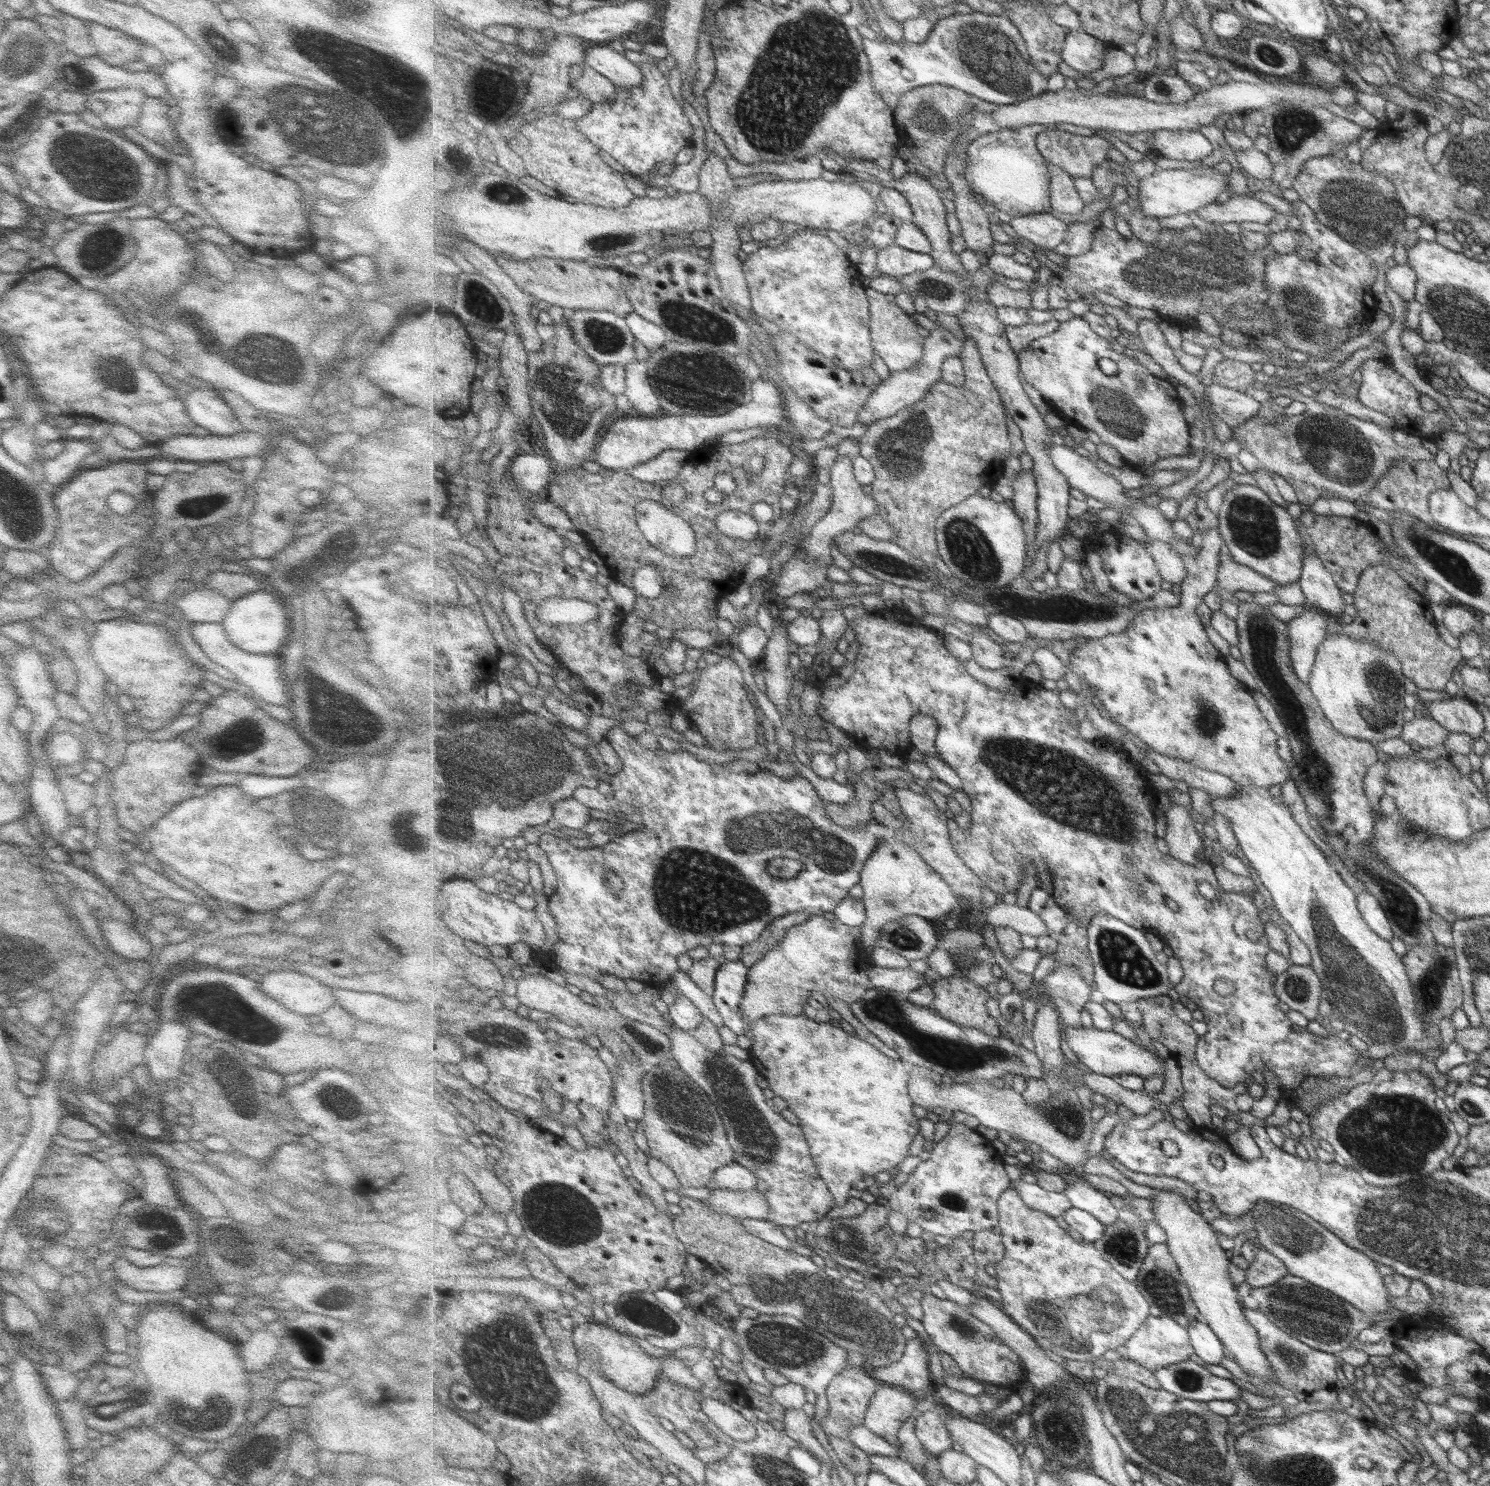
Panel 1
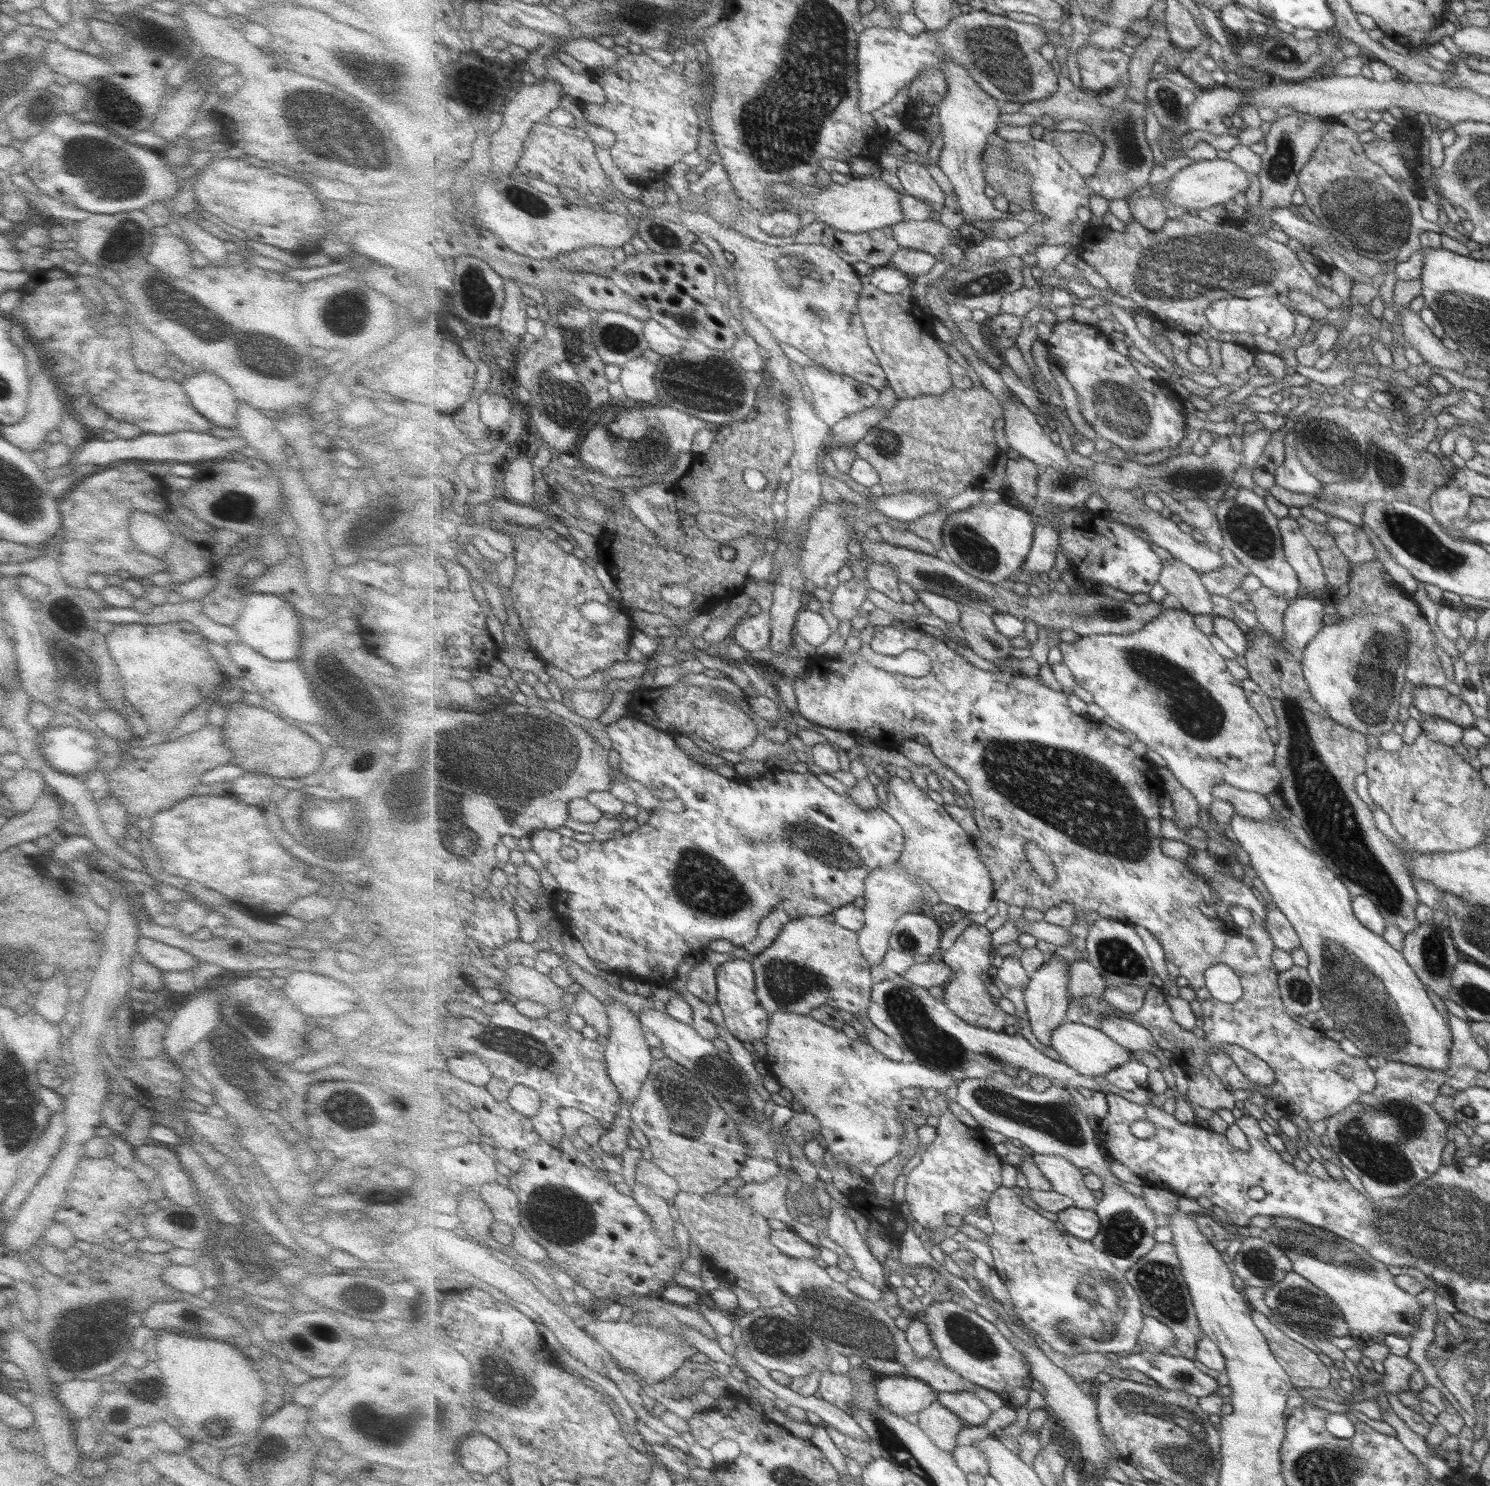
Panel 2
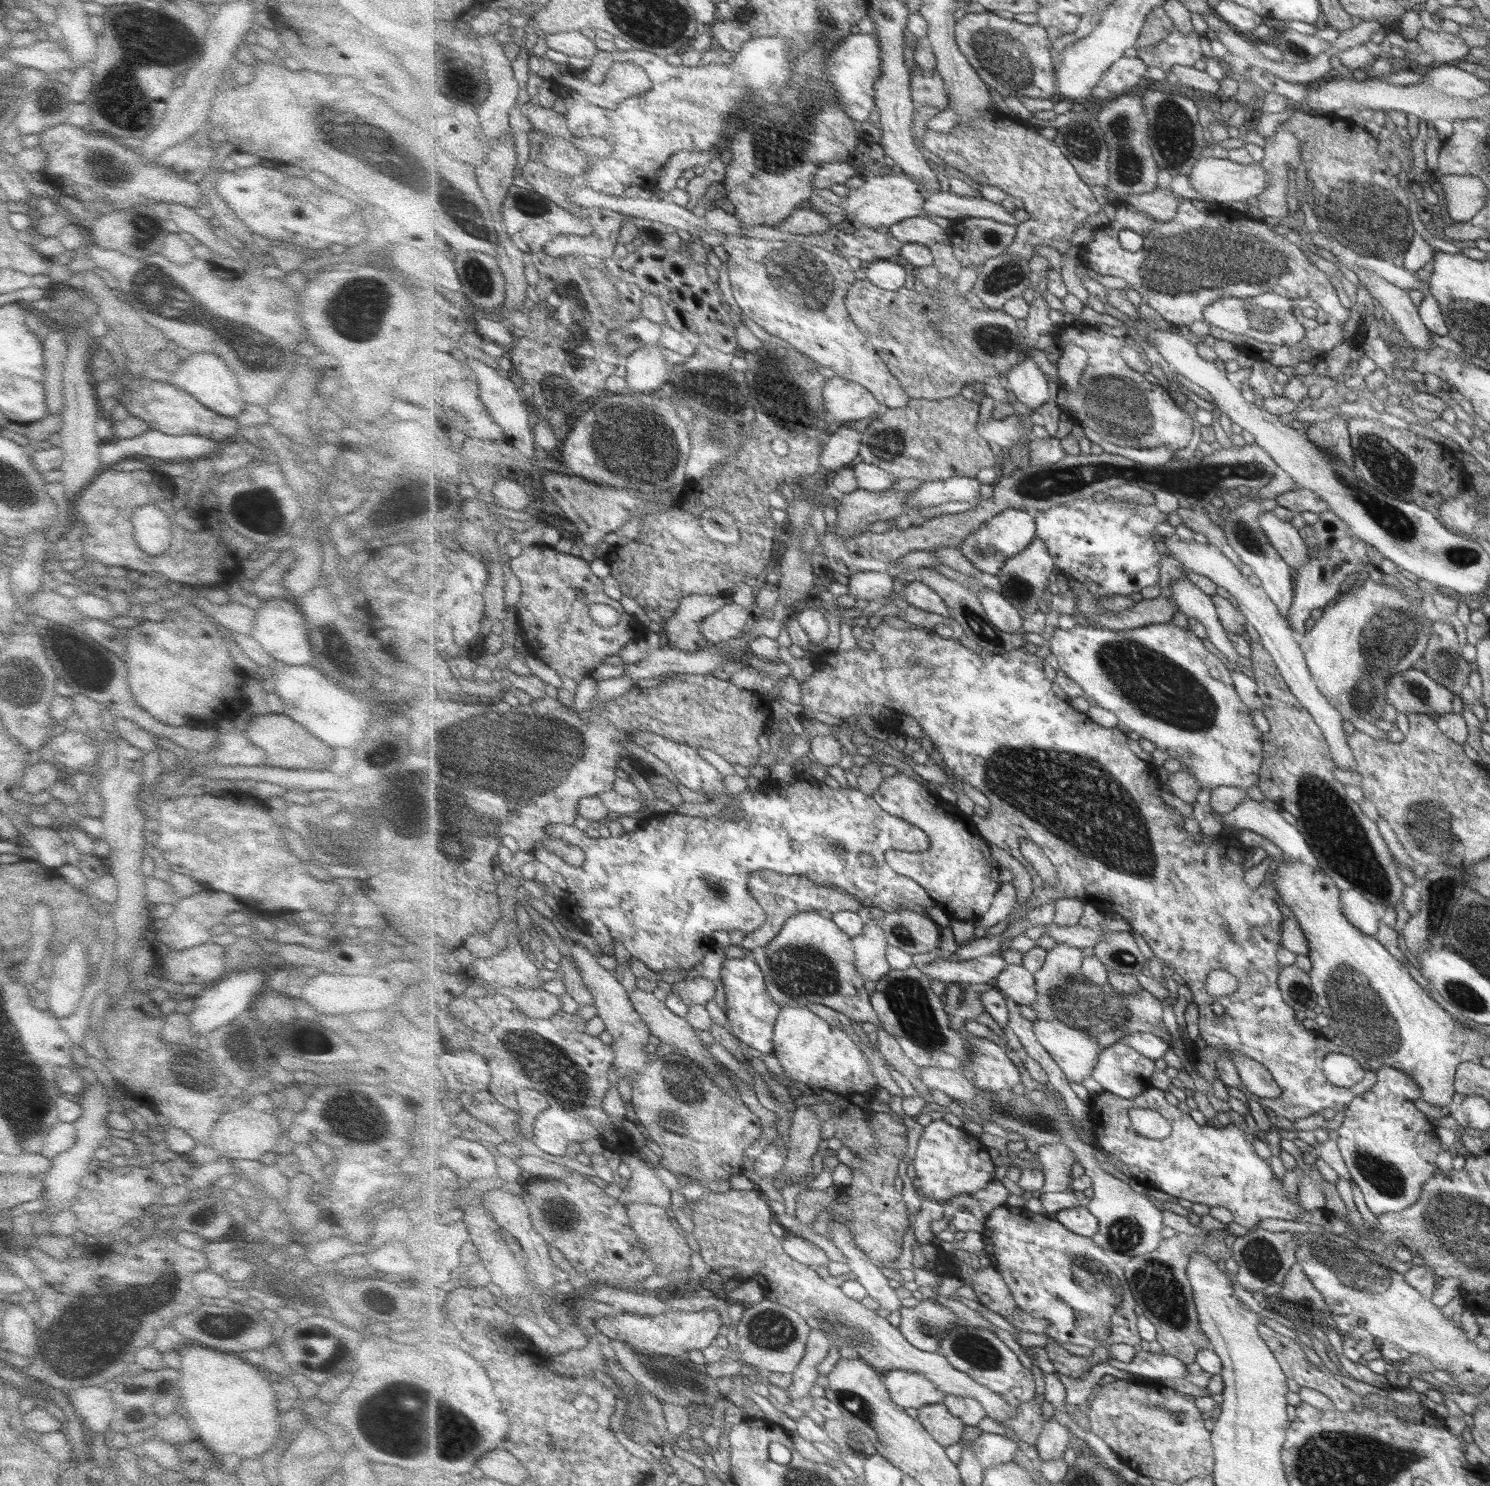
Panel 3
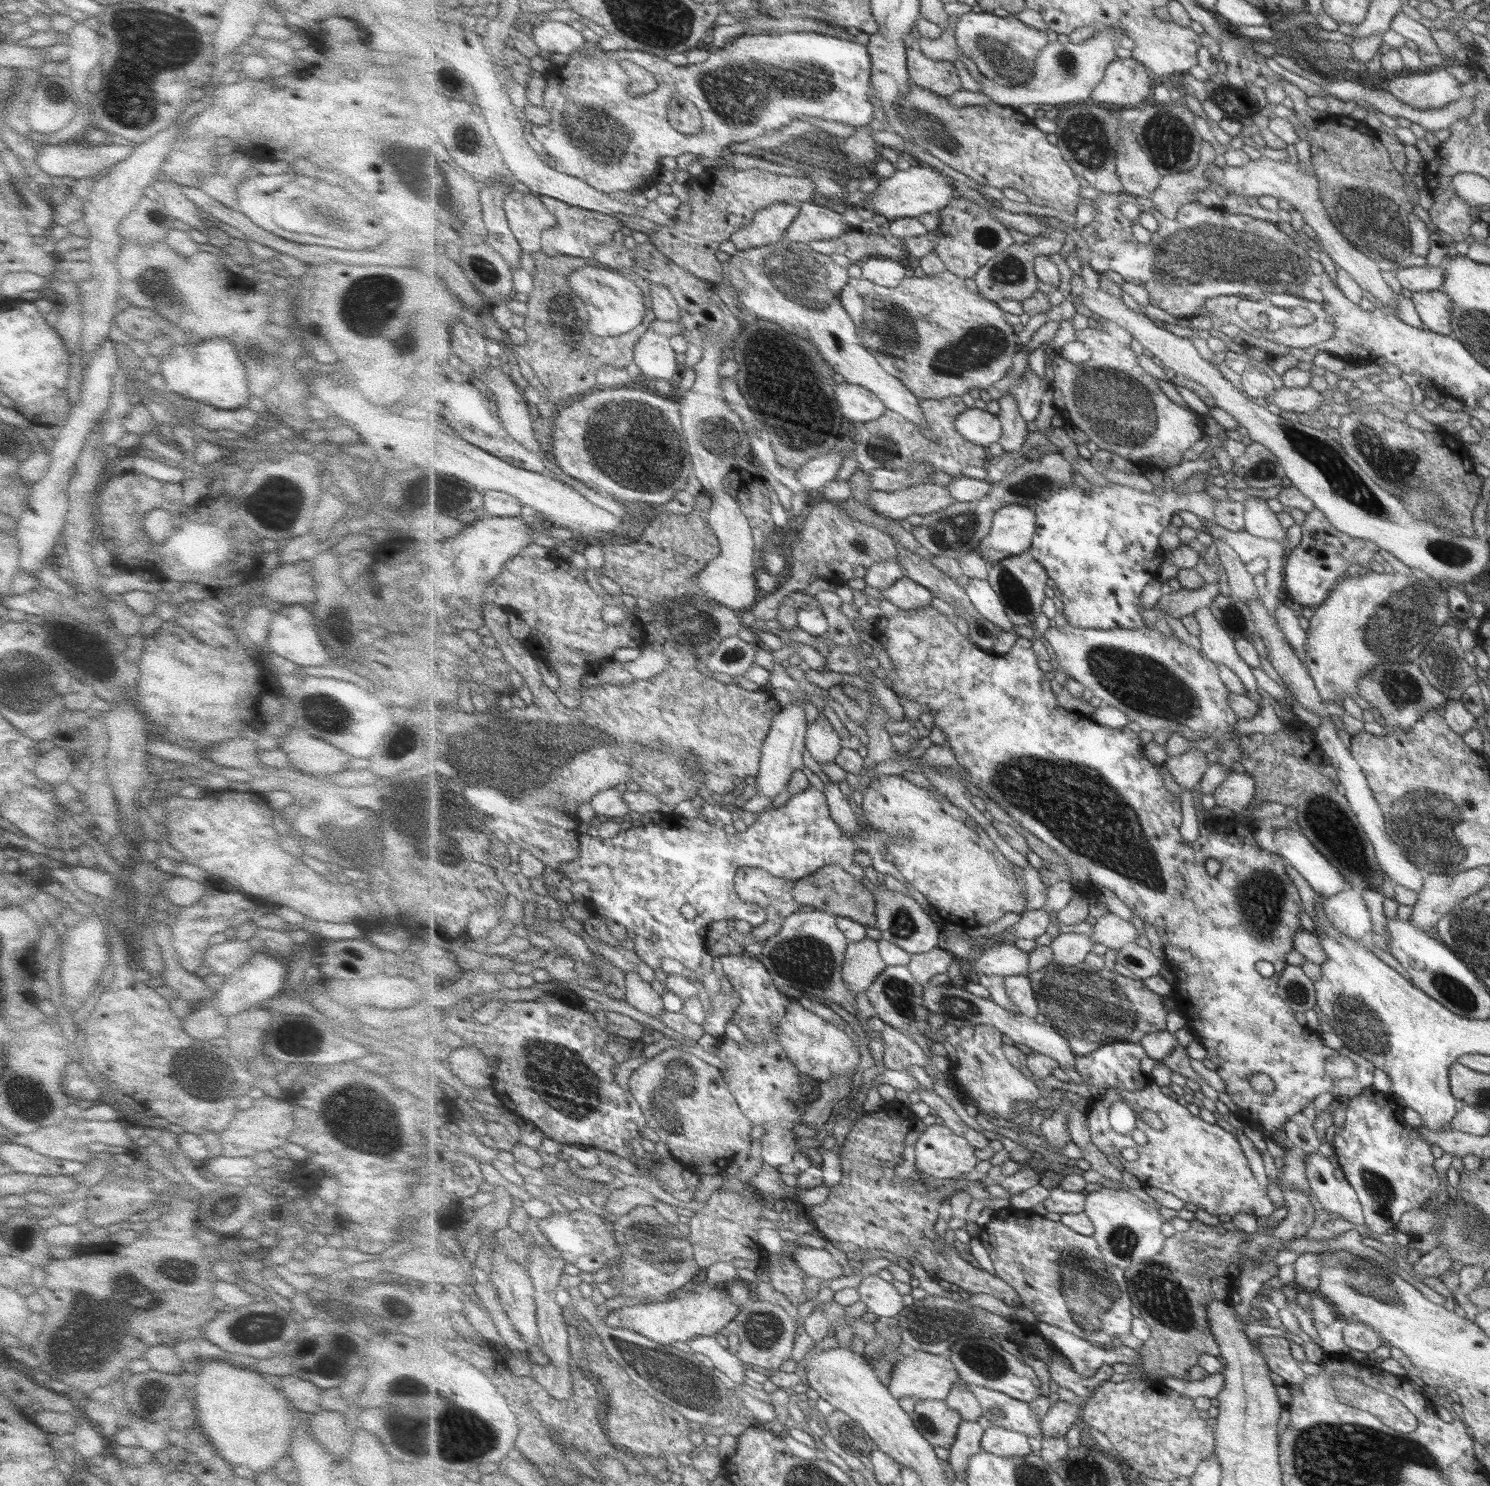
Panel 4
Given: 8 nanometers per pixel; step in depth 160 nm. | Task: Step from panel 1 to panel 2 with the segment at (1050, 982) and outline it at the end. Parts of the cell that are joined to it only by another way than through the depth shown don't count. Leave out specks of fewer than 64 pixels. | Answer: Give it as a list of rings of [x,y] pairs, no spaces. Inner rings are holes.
[[[1079,960],[1069,965],[1070,1002],[1084,996],[1101,996],[1107,985],[1095,965],[1089,960]]]

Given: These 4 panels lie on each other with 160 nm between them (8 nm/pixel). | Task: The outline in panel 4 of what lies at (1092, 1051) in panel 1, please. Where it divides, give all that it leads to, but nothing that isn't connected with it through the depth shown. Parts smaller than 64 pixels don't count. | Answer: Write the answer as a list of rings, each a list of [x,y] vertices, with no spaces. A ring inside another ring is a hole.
[[[954,979],[941,986],[929,984],[924,994],[924,1002],[931,1012],[945,1019],[945,1023],[955,1024],[957,1028],[965,1028],[965,1026],[974,1028],[979,1025],[994,1026],[1009,1036],[1013,1042],[1024,1044],[1035,1053],[1054,1058],[1061,1068],[1076,1068],[1079,1056],[1073,1052],[1069,1041],[1048,1021],[1039,1024],[1033,1017],[1005,1010],[1005,1007],[999,1006],[992,999],[979,998],[965,989],[964,982]]]

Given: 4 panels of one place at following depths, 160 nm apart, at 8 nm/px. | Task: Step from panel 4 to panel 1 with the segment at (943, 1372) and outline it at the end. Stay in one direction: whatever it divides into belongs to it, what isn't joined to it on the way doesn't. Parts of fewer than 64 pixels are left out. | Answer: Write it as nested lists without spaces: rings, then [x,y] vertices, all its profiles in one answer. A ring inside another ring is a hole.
[[[881,1384],[873,1395],[864,1426],[891,1444],[899,1445],[899,1428],[909,1416],[915,1415],[915,1406],[920,1400],[921,1396],[904,1387]]]

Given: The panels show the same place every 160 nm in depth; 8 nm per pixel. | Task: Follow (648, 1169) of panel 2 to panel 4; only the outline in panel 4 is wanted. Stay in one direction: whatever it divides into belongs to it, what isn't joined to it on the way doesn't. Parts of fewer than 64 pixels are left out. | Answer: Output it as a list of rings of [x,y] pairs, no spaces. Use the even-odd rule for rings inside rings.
[[[626,1186],[622,1189],[611,1189],[605,1202],[604,1213],[613,1218],[629,1214],[631,1210],[641,1206],[657,1207],[657,1198],[639,1186]]]

